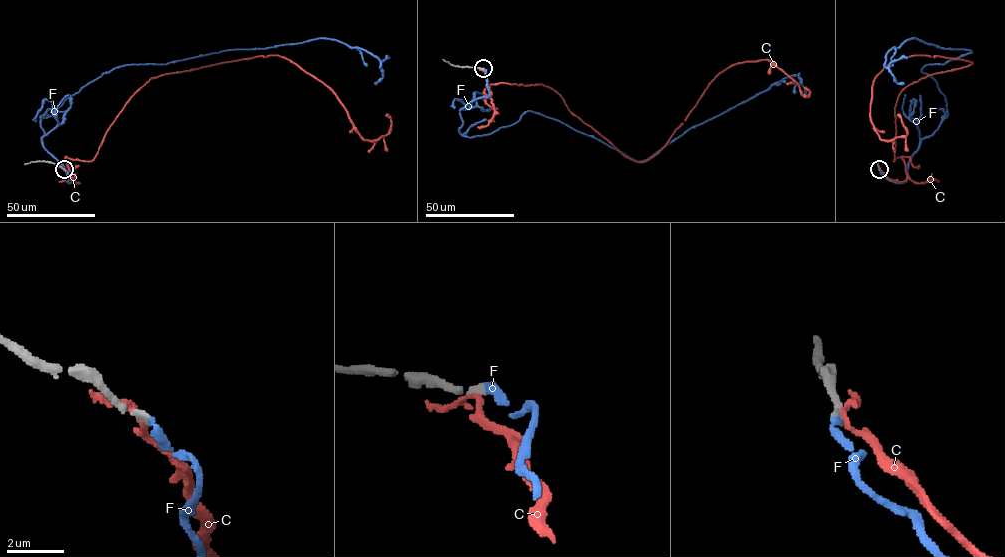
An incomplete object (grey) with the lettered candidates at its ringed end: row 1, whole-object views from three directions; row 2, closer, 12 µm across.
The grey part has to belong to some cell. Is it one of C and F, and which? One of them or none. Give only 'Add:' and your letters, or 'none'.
Add: F

